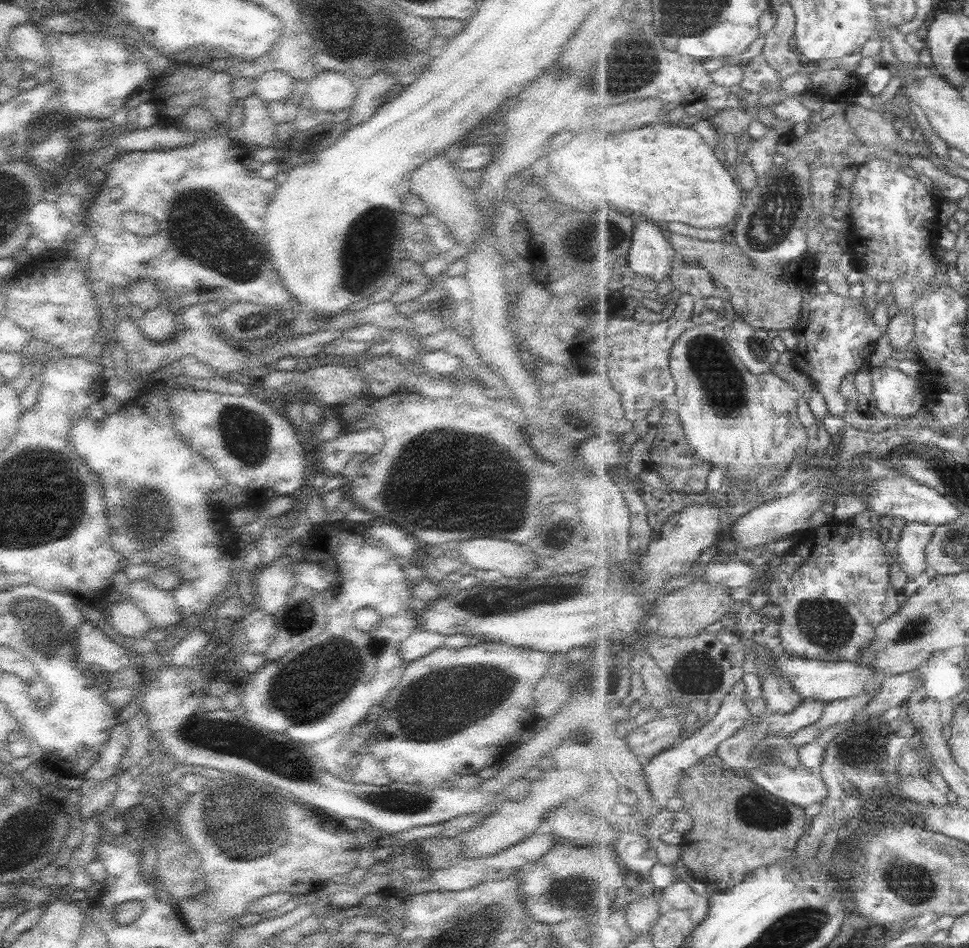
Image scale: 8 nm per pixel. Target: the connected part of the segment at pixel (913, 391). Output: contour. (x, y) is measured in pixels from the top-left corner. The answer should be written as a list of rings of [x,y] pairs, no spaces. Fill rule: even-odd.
[[[894,366],[871,369],[874,383],[874,399],[885,414],[894,418],[908,418],[926,410],[922,378],[916,378]]]

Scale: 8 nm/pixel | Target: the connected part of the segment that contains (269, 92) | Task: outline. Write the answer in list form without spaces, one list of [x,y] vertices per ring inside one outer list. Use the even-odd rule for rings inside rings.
[[[267,70],[255,80],[255,93],[267,103],[292,96],[295,80],[283,70]]]

